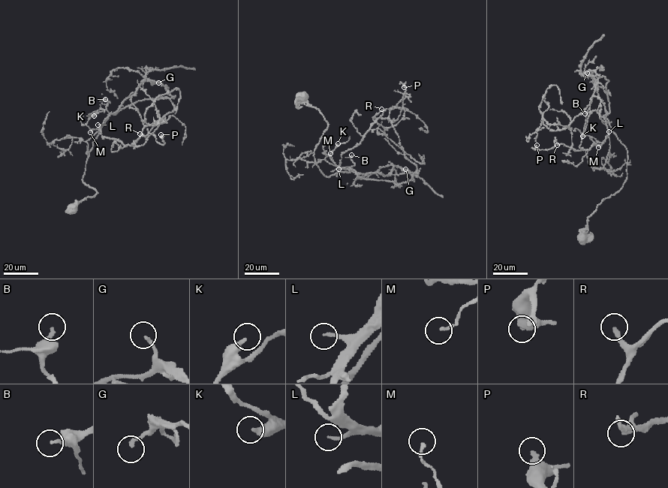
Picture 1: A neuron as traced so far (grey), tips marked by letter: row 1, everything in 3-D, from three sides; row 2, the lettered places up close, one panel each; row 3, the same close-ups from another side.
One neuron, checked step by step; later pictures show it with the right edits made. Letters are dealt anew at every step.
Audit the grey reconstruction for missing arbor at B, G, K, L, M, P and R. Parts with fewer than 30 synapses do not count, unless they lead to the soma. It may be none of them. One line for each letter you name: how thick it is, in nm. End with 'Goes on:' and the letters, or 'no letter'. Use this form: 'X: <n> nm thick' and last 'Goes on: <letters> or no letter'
B: 260 nm thick
L: 150 nm thick
R: 240 nm thick
Goes on: B, L, R

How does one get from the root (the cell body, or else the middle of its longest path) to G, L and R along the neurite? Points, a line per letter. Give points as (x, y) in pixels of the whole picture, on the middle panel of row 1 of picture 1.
G: (301, 97), (316, 107), (327, 122), (314, 153), (323, 175), (352, 171), (386, 176), (405, 173), (405, 169)
L: (301, 97), (316, 107), (327, 122), (314, 151), (315, 161), (326, 177), (356, 171), (338, 169)
R: (301, 97), (327, 122), (314, 153), (323, 175), (401, 184), (416, 167), (377, 122), (381, 109)

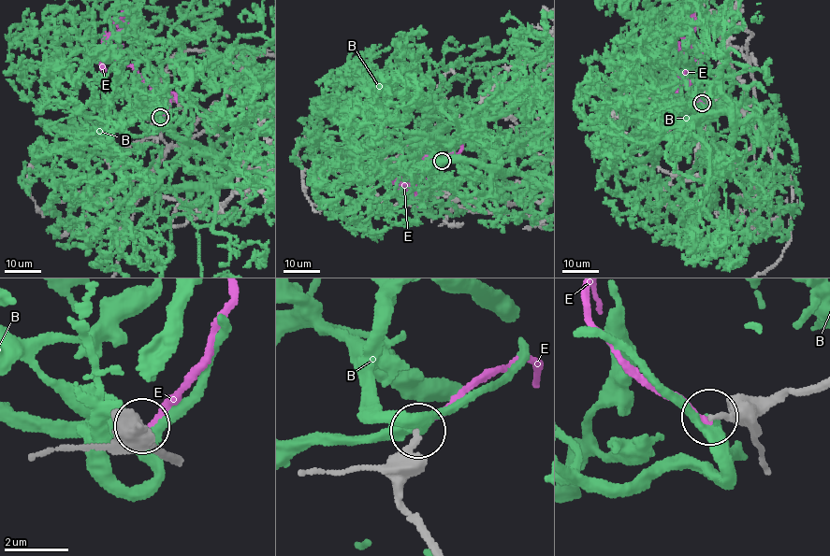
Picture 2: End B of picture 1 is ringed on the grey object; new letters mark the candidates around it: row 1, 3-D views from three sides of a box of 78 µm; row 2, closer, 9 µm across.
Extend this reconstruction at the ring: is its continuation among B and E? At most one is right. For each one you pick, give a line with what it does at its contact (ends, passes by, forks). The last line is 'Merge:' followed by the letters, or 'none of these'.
Merge: none of these

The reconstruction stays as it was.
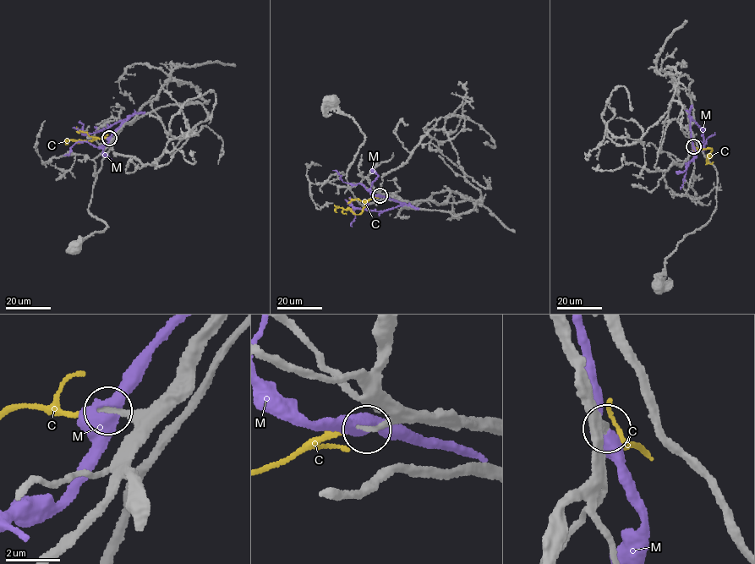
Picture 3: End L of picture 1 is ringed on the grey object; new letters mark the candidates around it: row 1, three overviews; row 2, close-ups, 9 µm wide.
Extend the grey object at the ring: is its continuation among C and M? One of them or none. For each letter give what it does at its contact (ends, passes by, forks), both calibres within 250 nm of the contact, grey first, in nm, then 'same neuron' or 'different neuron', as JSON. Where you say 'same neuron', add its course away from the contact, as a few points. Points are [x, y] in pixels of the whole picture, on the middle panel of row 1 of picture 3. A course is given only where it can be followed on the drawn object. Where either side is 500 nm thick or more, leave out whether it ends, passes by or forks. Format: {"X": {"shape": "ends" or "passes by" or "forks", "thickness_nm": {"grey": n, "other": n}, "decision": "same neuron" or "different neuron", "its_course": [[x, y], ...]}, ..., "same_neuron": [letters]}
{"C": {"shape": "ends", "thickness_nm": {"grey": 220, "other": 140}, "decision": "same neuron", "its_course": [[380, 195], [369, 199], [359, 214], [337, 206], [335, 208], [336, 212]]}, "M": {"thickness_nm": {"grey": 240, "other": 550}, "decision": "different neuron"}, "same_neuron": ["C"]}

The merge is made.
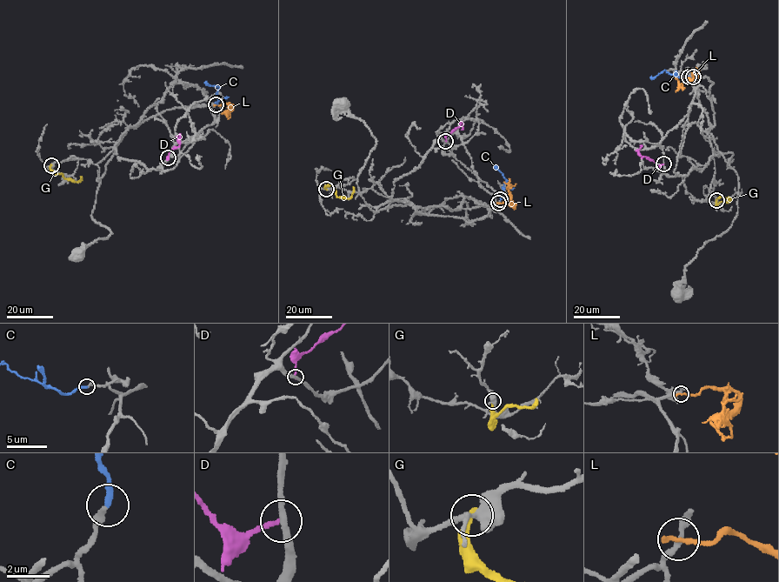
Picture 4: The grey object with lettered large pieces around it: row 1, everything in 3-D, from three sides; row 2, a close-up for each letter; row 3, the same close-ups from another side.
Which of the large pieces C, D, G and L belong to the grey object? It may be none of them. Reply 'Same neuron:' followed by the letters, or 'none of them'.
Same neuron: C

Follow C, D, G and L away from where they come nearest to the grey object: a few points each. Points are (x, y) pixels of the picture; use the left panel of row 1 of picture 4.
C: (216, 103), (218, 87), (205, 82)
D: (168, 157), (171, 150), (178, 146), (180, 136), (178, 135)
G: (50, 165), (50, 169), (66, 179), (78, 181), (82, 178), (80, 177)
L: (216, 104), (227, 103), (229, 112), (226, 110), (226, 114), (232, 104)

